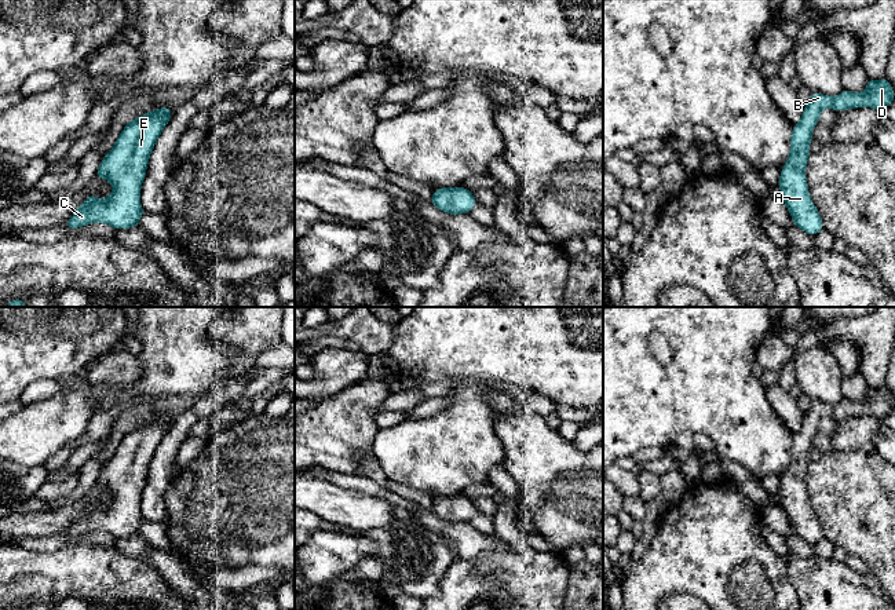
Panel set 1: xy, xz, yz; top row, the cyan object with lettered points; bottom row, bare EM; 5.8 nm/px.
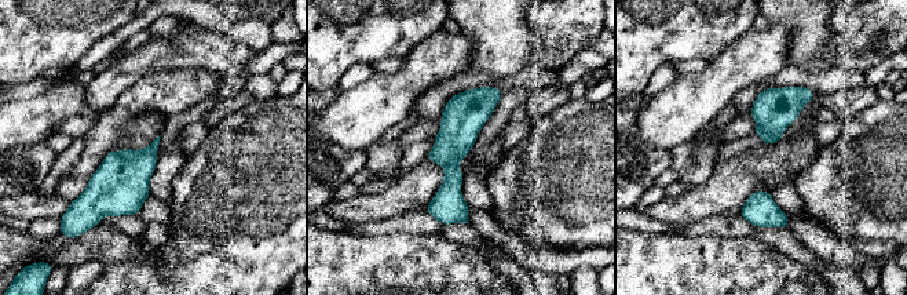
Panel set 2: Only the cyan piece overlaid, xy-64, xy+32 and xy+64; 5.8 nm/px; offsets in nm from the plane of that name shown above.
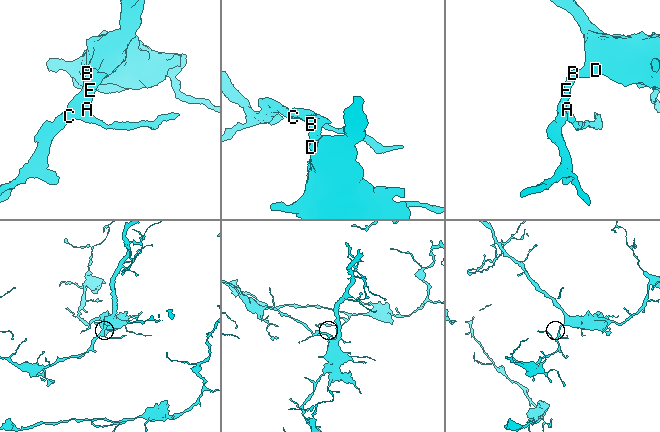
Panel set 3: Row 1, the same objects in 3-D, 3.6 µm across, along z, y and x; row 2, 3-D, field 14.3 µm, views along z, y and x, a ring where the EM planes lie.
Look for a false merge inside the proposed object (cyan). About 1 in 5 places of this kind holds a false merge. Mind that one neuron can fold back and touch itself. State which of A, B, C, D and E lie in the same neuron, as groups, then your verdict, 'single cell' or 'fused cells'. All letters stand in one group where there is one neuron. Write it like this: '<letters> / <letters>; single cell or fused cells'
A B C D E; single cell

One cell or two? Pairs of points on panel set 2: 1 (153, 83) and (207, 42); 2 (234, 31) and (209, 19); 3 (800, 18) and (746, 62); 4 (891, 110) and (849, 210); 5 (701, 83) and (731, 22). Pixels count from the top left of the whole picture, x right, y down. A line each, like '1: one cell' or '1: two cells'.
1: two cells
2: one cell
3: two cells
4: one cell
5: two cells

